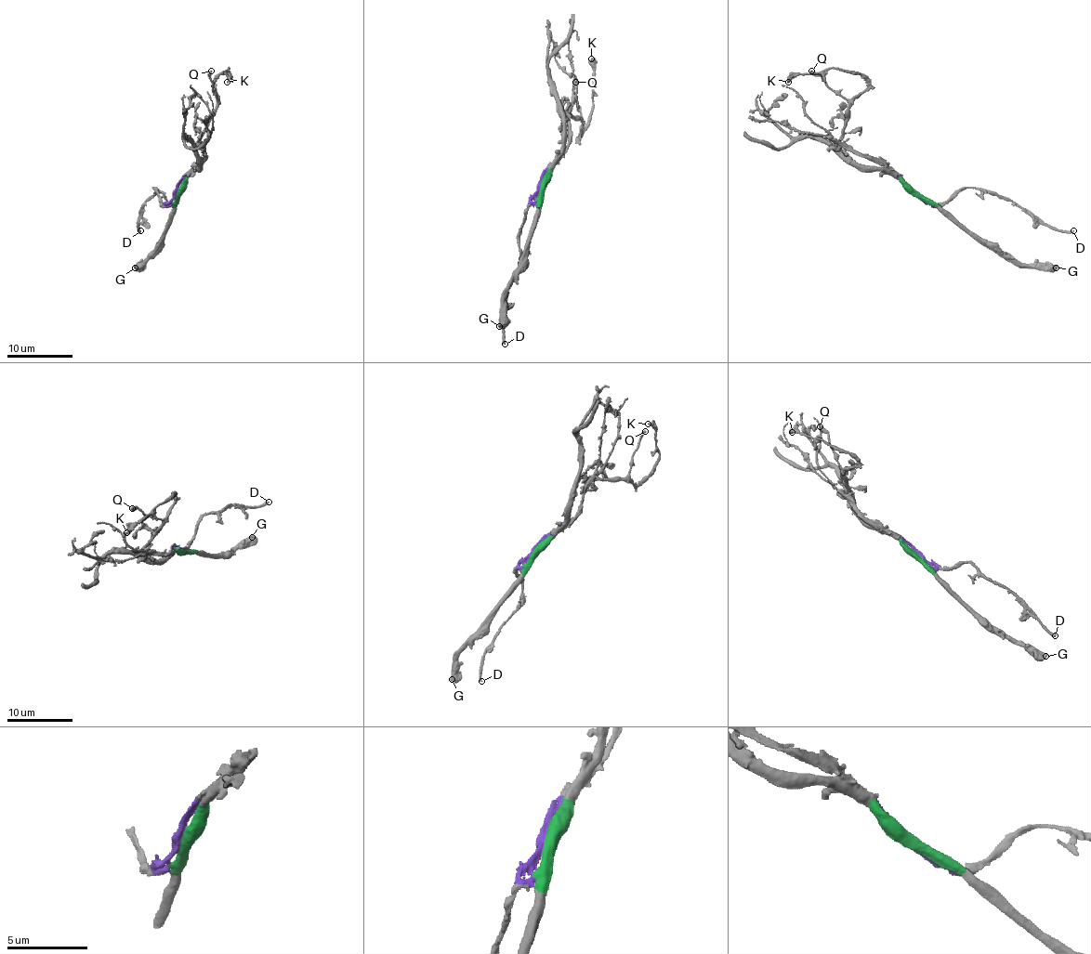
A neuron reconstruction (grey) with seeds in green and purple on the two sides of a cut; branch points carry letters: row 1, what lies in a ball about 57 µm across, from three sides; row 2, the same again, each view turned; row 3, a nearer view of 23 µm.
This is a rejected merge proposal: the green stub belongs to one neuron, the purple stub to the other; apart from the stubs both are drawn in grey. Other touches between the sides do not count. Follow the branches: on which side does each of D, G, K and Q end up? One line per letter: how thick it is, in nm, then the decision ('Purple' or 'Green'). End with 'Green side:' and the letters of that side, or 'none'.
D: Thickness 260 nm. Purple
G: Thickness 600 nm. Green
K: Thickness 440 nm. Green
Q: Thickness 320 nm. Green
Green side: G, K, Q

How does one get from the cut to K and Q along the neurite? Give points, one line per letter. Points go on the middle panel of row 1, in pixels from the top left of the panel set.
K: (541, 187), (543, 176), (561, 149), (561, 109), (581, 121), (579, 137), (585, 129), (592, 94), (591, 58)
Q: (541, 187), (543, 176), (561, 149), (561, 109), (581, 119), (576, 81)

